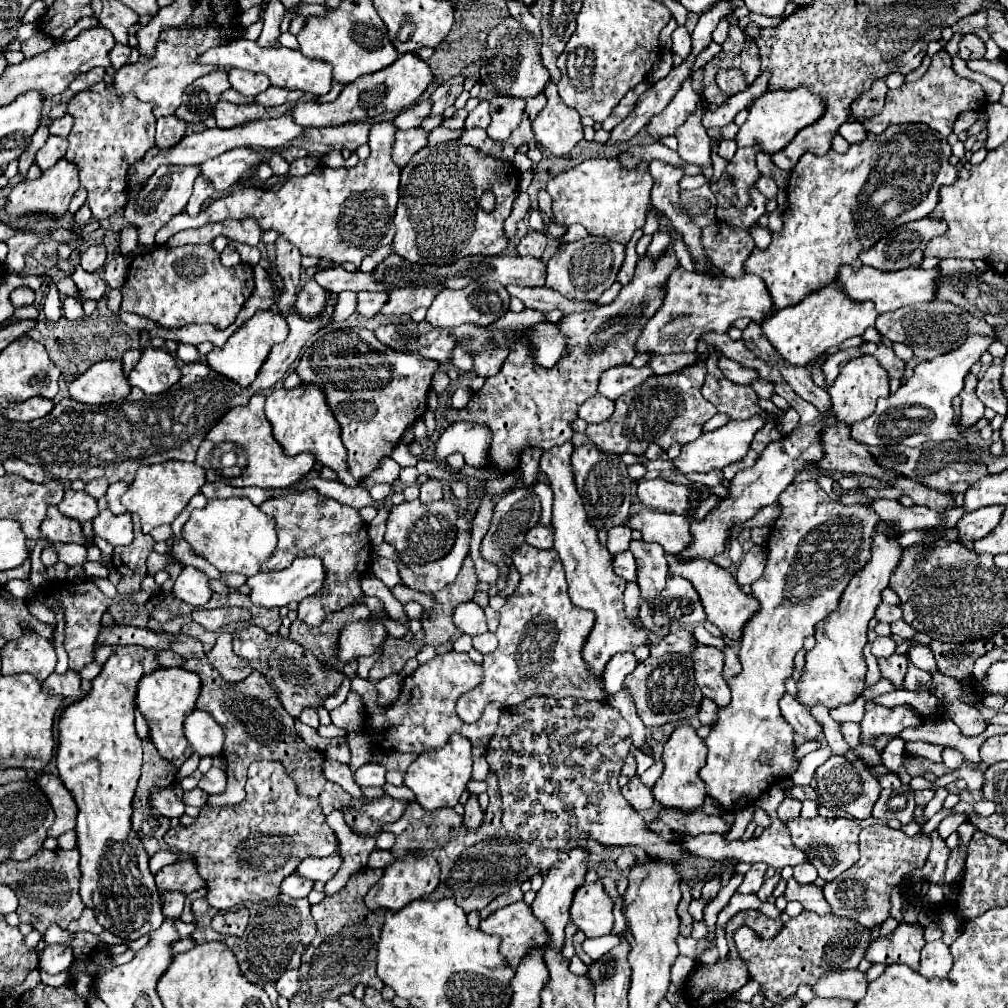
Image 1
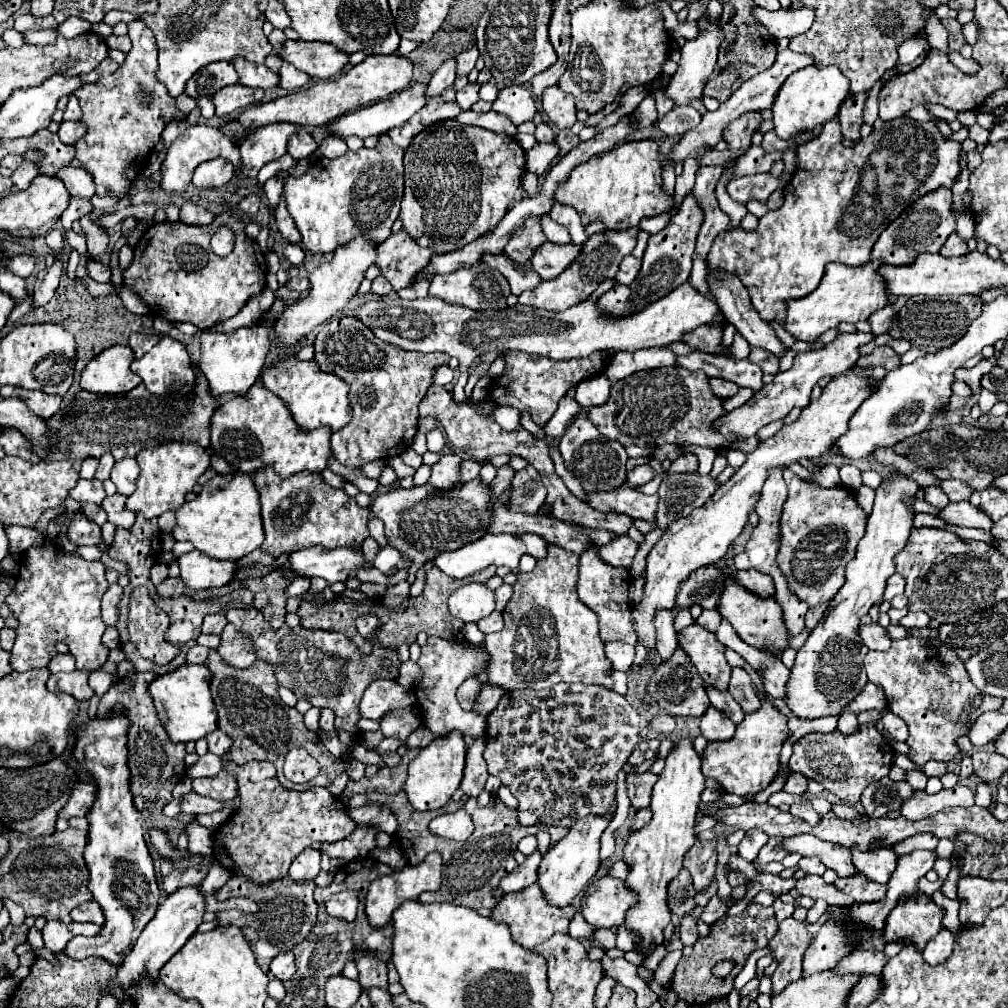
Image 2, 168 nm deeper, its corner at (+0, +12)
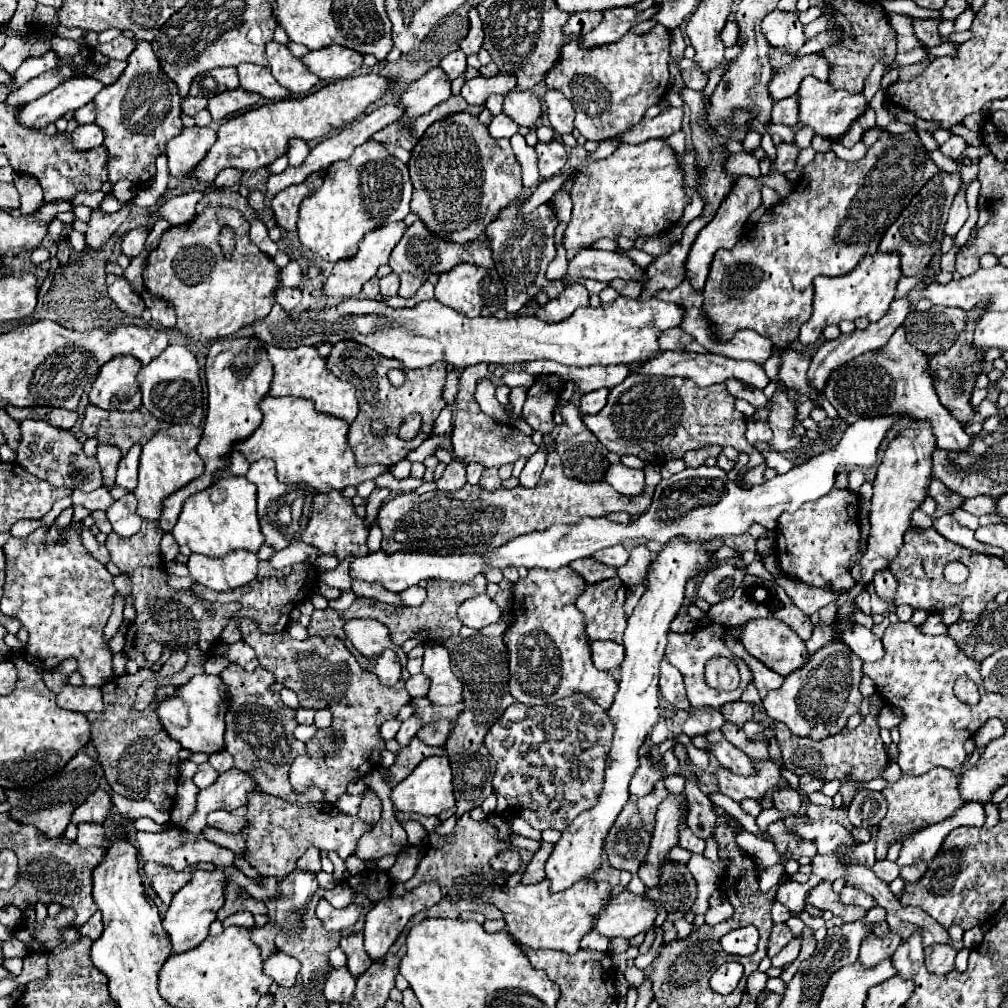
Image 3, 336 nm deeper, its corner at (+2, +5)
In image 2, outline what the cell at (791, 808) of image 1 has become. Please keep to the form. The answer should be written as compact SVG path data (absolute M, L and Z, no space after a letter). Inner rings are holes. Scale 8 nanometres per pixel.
M791 773L783 791L787 791L787 793L805 793L807 783L809 783L809 779L803 773Z

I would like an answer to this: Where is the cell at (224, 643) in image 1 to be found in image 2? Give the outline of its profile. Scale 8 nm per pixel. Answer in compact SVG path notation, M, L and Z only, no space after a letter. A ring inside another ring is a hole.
M227 623L225 631L221 633L221 645L217 653L233 667L251 667L257 659L255 645L251 645L251 639L241 635L241 631L237 631L231 623Z

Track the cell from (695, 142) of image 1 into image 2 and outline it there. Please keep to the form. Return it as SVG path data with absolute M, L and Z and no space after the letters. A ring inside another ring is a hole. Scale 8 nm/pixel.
M673 107L665 117L661 117L657 121L657 127L665 133L665 135L685 135L687 131L695 129L701 121L701 115L693 109L693 107Z

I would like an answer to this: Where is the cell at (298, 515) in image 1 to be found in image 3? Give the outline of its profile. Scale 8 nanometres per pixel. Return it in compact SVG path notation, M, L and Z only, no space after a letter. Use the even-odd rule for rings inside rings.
M269 460L253 462L245 478L257 486L257 512L265 544L283 550L291 542L301 540L315 546L321 554L335 554L339 561L349 555L367 554L365 518L359 518L353 512L351 500L343 498L341 492L331 490L321 494L301 484L281 484L275 476L275 466Z

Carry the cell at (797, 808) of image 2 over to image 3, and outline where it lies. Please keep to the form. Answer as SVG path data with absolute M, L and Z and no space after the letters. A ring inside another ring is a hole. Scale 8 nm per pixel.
M791 788L775 790L773 792L773 802L775 802L775 808L781 810L781 812L789 812L795 818L807 818L807 814L799 814L801 794L797 790L791 790Z

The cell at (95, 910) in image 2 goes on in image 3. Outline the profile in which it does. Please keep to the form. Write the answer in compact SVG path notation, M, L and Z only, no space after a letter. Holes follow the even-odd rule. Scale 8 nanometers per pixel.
M95 912L81 928L79 932L91 940L97 940L101 936L101 930L103 930L103 924L101 924L101 912Z

